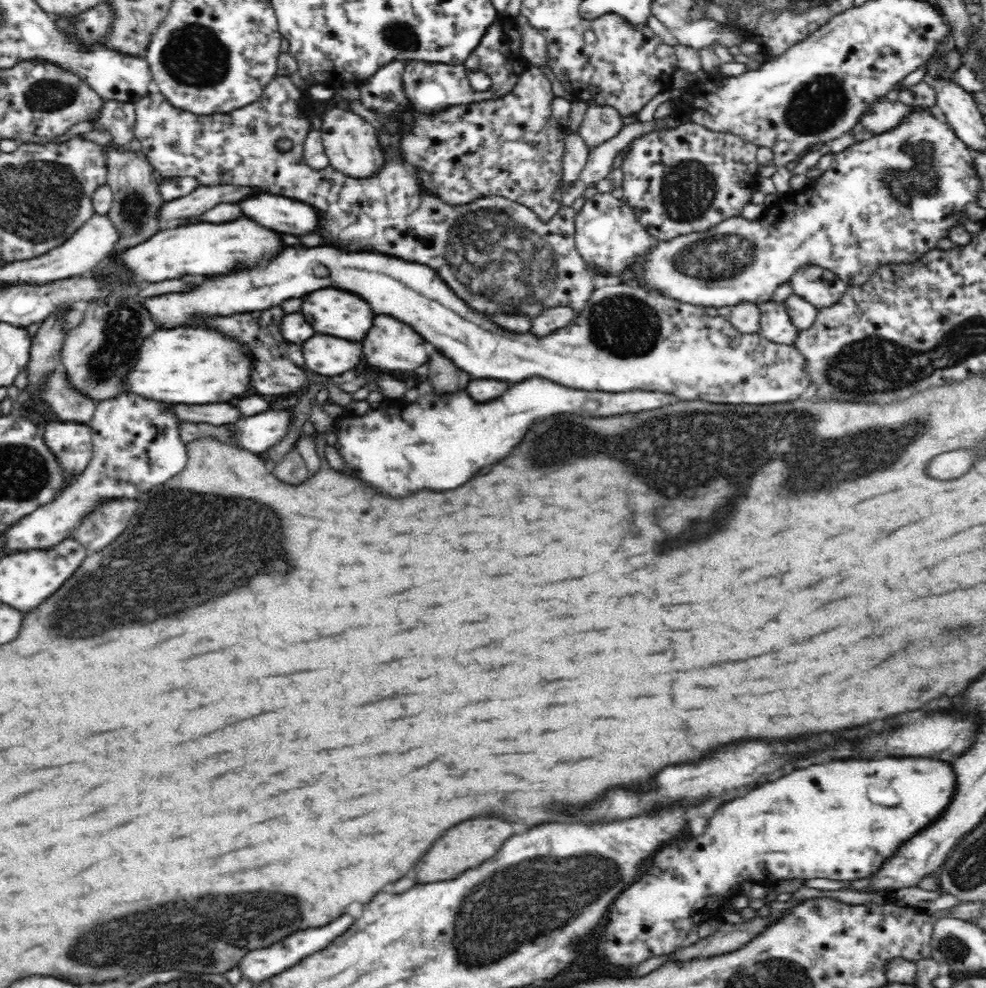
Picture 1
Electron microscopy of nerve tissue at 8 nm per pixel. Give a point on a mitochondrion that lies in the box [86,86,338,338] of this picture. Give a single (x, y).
(134, 210)

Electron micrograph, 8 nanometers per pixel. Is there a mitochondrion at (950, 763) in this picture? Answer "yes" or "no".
no

